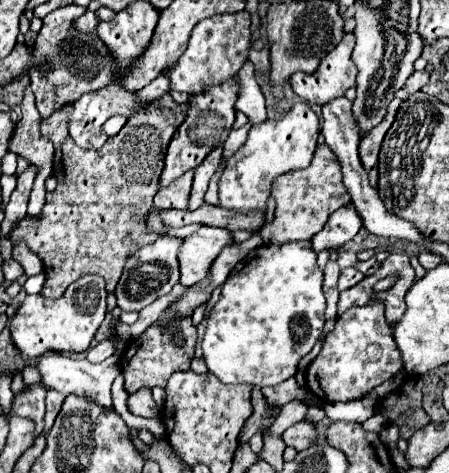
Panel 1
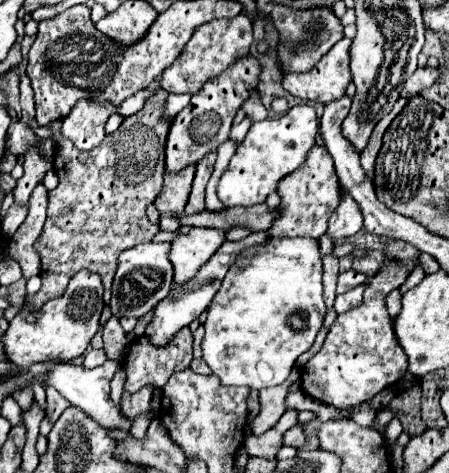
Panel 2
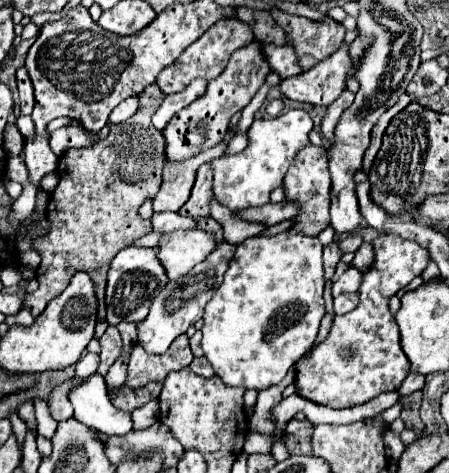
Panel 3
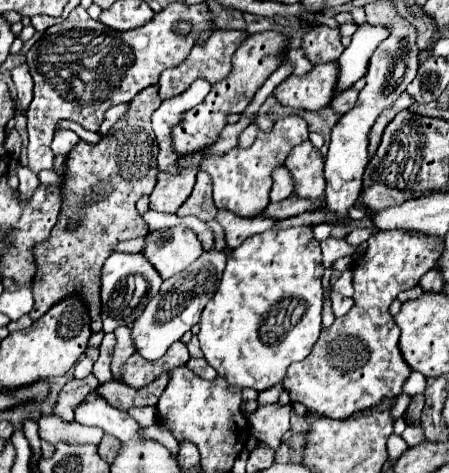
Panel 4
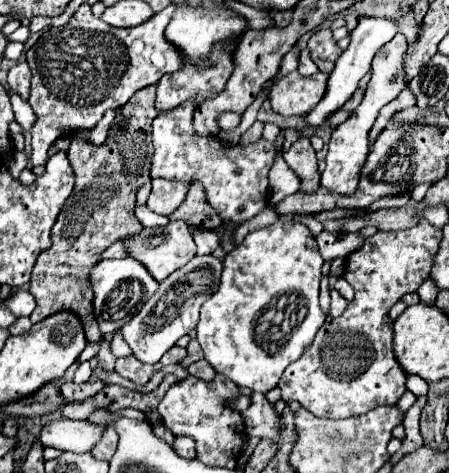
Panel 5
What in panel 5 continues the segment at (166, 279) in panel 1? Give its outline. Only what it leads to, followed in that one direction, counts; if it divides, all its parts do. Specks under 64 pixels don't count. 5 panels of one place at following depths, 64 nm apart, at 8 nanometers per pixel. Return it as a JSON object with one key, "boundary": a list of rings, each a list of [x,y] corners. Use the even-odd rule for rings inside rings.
{"boundary":[[[132,256],[102,260],[100,264],[96,264],[92,272],[92,288],[94,288],[94,312],[100,324],[100,332],[112,334],[120,330],[124,324],[128,324],[128,320],[132,320],[136,312],[140,312],[144,302],[150,300],[150,296],[158,290],[158,286],[160,284],[154,280],[148,268]]]}

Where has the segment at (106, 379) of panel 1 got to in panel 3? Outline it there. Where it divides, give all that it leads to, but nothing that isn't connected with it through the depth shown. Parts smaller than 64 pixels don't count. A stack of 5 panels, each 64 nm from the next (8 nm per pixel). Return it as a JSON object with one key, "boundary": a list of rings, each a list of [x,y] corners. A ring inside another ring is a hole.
{"boundary":[[[94,372],[80,384],[74,384],[68,390],[68,398],[74,406],[74,416],[82,424],[100,430],[102,434],[116,436],[124,436],[132,430],[130,416],[112,404],[106,378],[102,374]]]}

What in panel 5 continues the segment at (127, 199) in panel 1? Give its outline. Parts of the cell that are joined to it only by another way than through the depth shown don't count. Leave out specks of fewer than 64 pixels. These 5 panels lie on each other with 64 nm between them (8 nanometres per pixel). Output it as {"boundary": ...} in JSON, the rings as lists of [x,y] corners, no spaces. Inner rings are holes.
{"boundary":[[[156,86],[136,92],[136,96],[132,96],[128,104],[116,112],[116,120],[120,122],[110,128],[108,140],[102,146],[73,137],[66,156],[76,174],[76,184],[52,228],[52,246],[40,252],[32,270],[30,294],[36,298],[36,308],[30,314],[30,320],[34,324],[60,308],[74,308],[74,312],[84,320],[88,342],[96,342],[102,336],[92,310],[94,292],[90,286],[90,272],[100,262],[100,256],[108,246],[144,230],[134,214],[134,206],[138,188],[152,180],[150,158],[154,148],[150,126],[156,116],[154,102]]]}

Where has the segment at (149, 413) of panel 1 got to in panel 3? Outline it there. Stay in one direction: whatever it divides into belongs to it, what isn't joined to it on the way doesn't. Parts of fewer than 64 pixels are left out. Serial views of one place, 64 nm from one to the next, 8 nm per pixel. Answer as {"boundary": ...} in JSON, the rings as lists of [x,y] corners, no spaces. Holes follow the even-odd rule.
{"boundary":[[[152,382],[152,384],[146,384],[144,388],[138,388],[136,392],[132,392],[128,386],[122,386],[116,394],[110,392],[110,396],[112,396],[112,402],[114,402],[114,406],[118,410],[132,414],[136,408],[144,406],[146,402],[156,400],[158,394],[160,394],[160,390],[162,390],[162,384],[154,384]]]}

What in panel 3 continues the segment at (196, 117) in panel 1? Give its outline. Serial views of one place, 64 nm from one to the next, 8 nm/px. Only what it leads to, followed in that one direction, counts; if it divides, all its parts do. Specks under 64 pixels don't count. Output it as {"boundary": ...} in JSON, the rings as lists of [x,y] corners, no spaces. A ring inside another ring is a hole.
{"boundary":[[[252,42],[248,44],[248,48],[240,48],[240,52],[234,52],[226,70],[218,78],[208,82],[206,92],[200,98],[196,98],[188,108],[180,110],[164,128],[168,162],[188,160],[220,144],[228,134],[230,118],[252,100],[252,96],[264,84],[268,72],[270,72],[270,66],[262,54],[262,42]]]}

